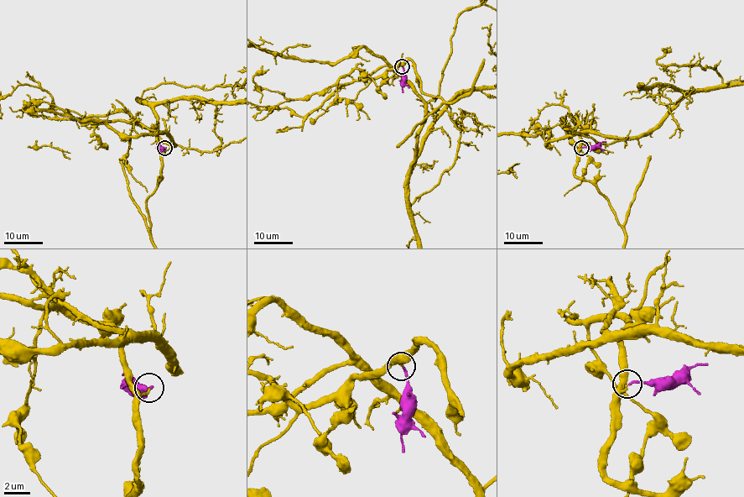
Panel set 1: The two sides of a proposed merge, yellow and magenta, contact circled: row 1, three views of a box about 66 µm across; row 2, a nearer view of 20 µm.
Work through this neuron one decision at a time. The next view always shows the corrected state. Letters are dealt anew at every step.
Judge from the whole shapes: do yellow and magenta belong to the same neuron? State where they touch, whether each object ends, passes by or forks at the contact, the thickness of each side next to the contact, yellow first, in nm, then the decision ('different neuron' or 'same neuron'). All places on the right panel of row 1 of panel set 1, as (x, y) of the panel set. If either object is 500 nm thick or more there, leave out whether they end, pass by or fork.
at (581, 148); yellow ends there; magenta ends there; 160 nm thick on the yellow side, 160 nm on the other; same neuron

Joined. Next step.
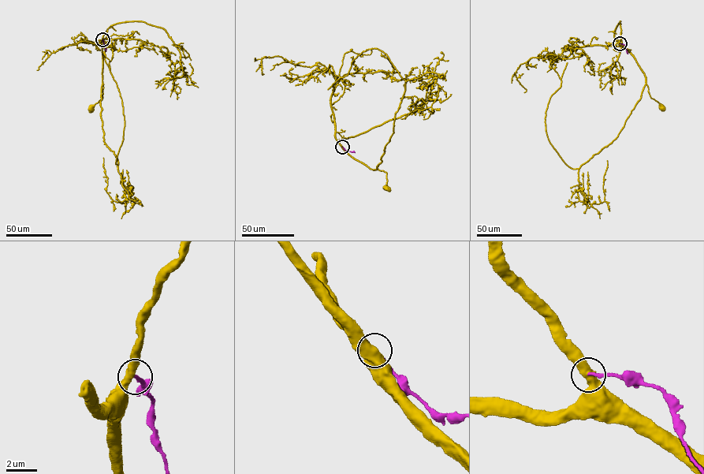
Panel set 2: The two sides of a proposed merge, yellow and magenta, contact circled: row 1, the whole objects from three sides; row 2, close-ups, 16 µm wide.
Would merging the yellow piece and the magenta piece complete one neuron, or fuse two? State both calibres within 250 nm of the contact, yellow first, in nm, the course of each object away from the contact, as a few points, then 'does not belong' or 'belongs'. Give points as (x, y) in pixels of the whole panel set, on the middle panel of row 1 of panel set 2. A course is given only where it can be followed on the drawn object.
480 nm thick on the yellow side, 190 nm on the other; yellow runs (342, 147), (370, 168), (386, 172), (385, 188); magenta runs (342, 147), (346, 151), (355, 152); does not belong

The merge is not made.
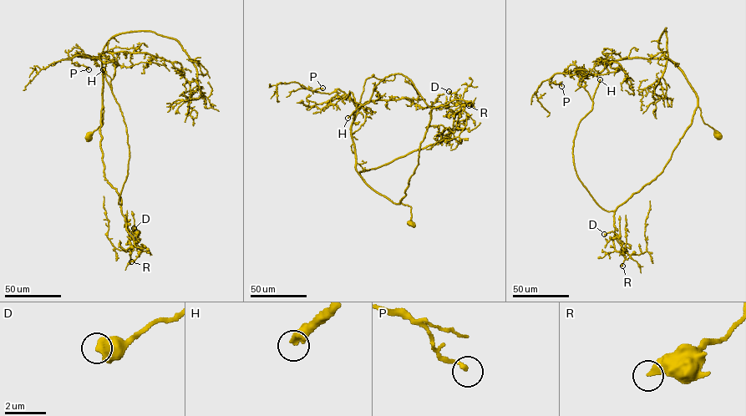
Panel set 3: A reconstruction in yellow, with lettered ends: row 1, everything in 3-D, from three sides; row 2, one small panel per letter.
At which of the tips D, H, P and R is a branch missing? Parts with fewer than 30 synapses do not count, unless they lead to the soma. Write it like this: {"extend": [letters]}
{"extend": ["H"]}

